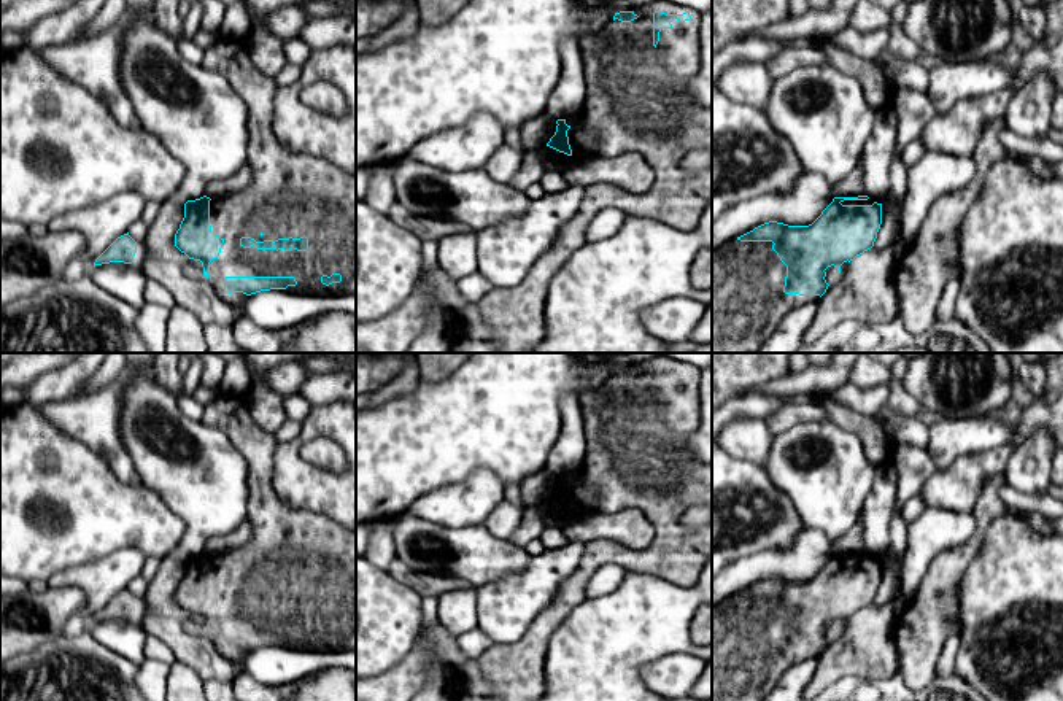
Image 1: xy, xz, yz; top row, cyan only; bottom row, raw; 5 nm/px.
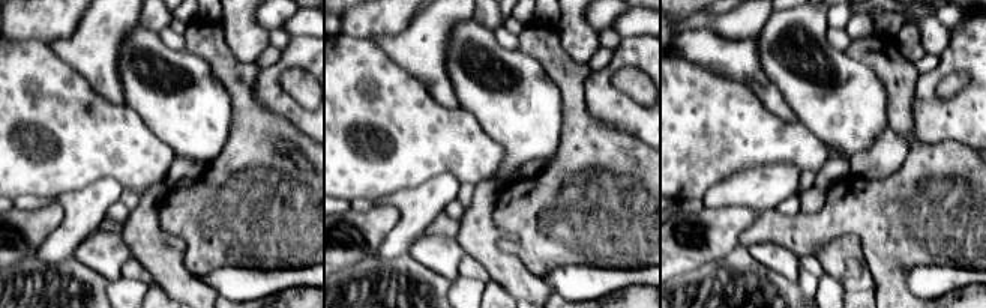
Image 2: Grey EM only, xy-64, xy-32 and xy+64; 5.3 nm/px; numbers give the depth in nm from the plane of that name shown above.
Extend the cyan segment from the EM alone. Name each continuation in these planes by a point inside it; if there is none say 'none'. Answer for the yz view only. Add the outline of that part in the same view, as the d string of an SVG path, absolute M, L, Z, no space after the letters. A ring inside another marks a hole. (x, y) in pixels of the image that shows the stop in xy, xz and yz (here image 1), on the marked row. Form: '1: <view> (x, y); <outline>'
1: yz (749, 302); M733 238L712 251L712 353L755 353L791 308L820 300L783 292L787 265L772 245Z

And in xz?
1: xz (637, 99); M658 0L651 5L634 11L639 17L631 22L612 21L605 29L594 37L580 41L583 56L583 73L586 81L586 97L582 110L575 114L578 124L591 129L596 134L596 141L591 148L594 157L613 157L623 153L639 153L655 172L655 184L644 194L632 194L613 184L593 184L585 188L585 197L578 211L561 227L555 246L542 254L531 267L521 283L510 288L494 288L488 291L477 307L493 329L491 343L496 353L529 353L535 345L545 340L545 302L548 288L556 272L570 259L570 256L586 243L585 234L589 221L605 208L617 208L626 216L644 216L663 221L678 232L694 230L699 226L704 210L712 200L712 165L698 173L688 173L680 162L691 149L712 149L712 108L698 107L690 97L690 81L699 72L699 13L691 13L686 6ZM653 13L666 14L690 13L691 19L678 22L674 19L671 29L661 29L659 41L653 45Z

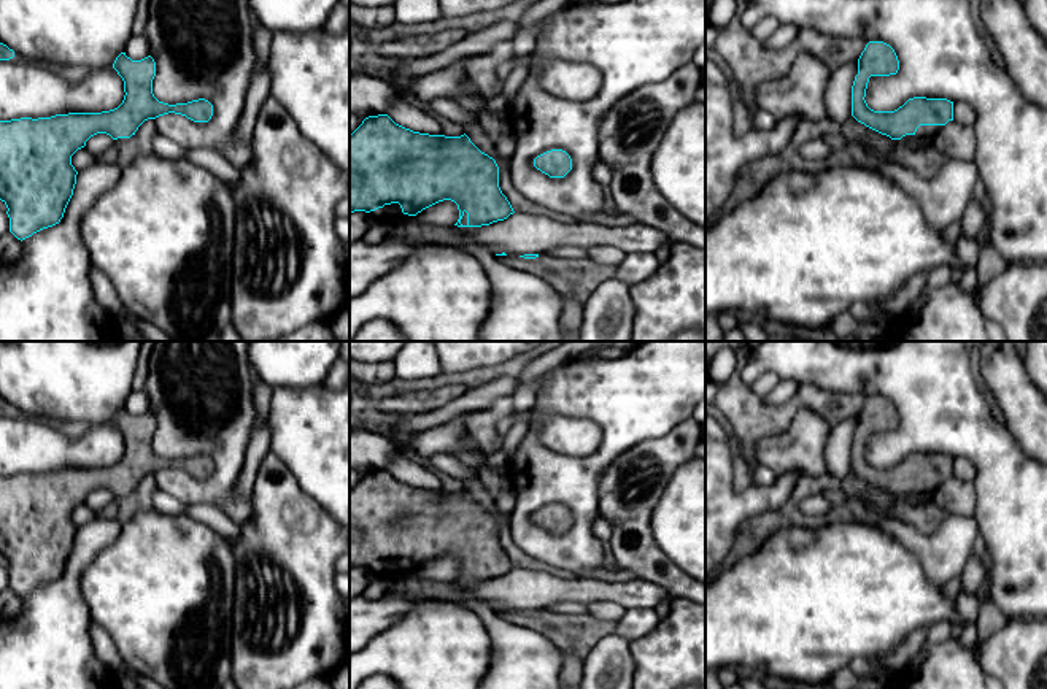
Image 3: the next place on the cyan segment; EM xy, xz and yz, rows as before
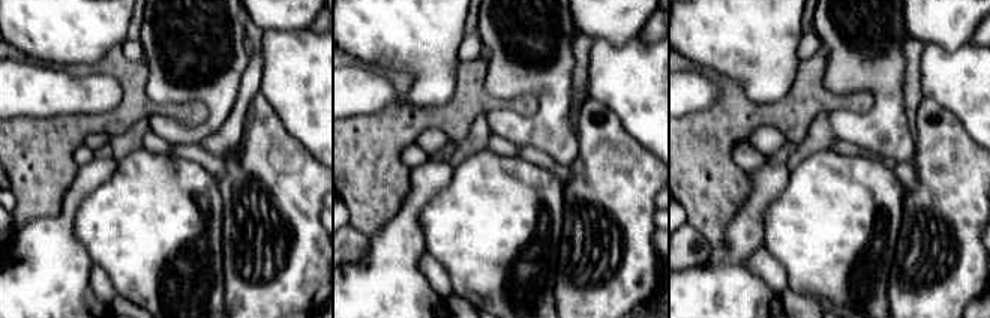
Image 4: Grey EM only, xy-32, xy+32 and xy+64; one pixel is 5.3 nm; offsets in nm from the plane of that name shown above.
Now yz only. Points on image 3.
1: yz (923, 132); M920 125L914 135L906 135L901 140L896 140L899 143L907 141L910 138L918 138L918 140L926 140L929 137L936 137L936 133L942 129L944 125Z

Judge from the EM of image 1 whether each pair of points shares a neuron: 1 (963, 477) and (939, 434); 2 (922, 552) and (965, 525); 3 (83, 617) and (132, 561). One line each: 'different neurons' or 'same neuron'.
1: different neurons
2: same neuron
3: same neuron

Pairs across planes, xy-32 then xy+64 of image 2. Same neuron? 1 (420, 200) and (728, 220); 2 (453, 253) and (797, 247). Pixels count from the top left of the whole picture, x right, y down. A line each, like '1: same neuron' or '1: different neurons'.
1: different neurons
2: different neurons

